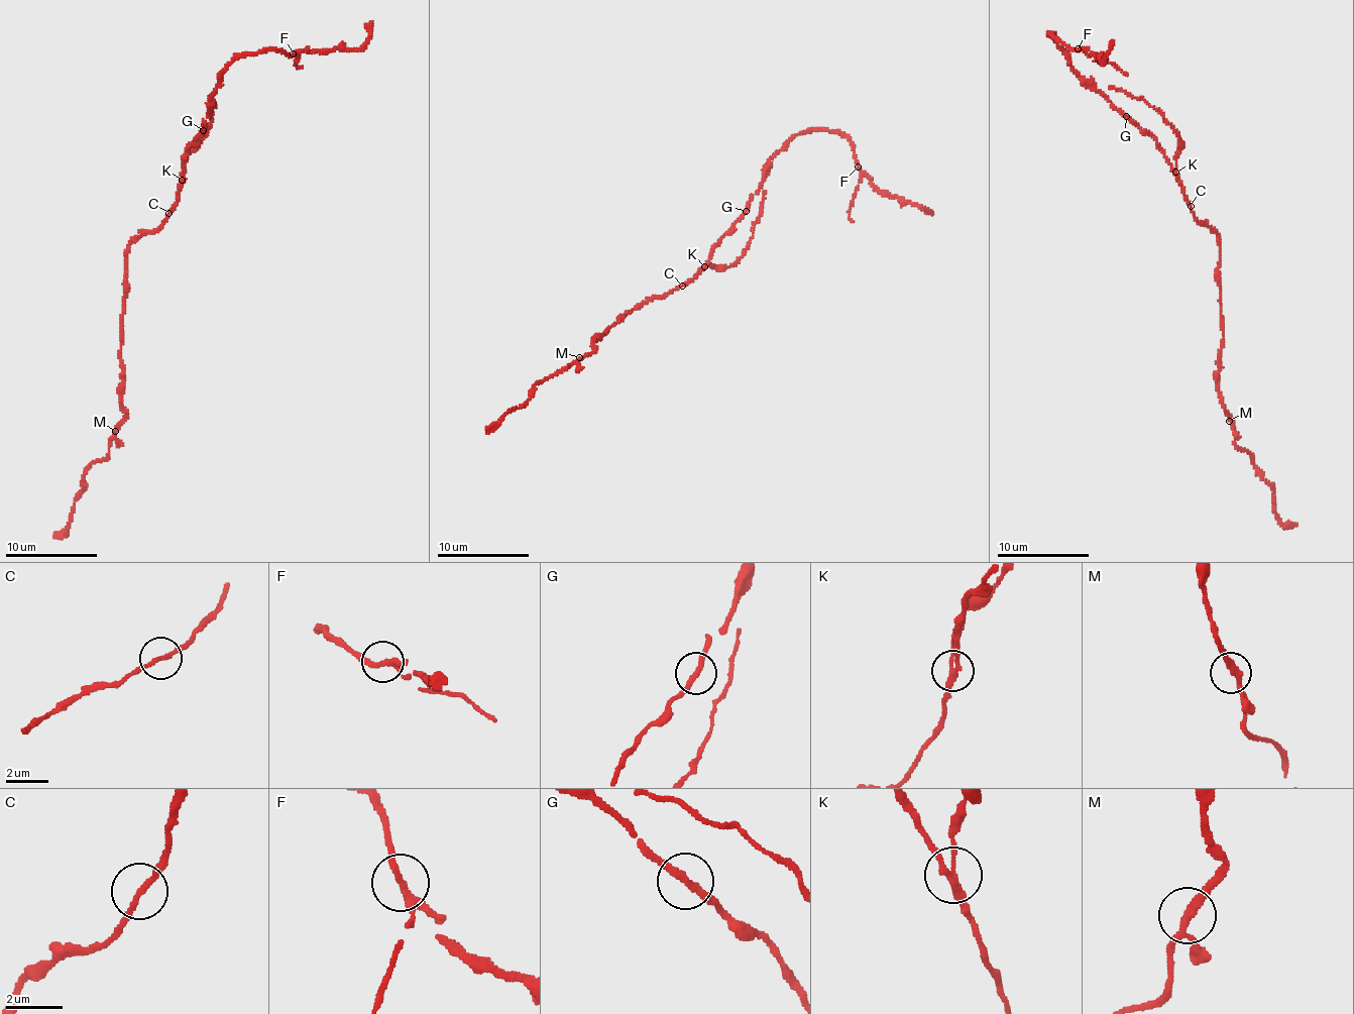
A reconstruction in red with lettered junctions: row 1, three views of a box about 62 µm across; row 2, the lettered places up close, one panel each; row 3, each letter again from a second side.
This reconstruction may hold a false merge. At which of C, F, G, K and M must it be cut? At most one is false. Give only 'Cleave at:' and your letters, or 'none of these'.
Cleave at: K

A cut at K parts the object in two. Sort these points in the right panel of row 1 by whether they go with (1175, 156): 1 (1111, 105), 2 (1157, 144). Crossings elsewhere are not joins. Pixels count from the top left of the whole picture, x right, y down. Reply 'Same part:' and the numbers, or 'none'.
Same part: none

